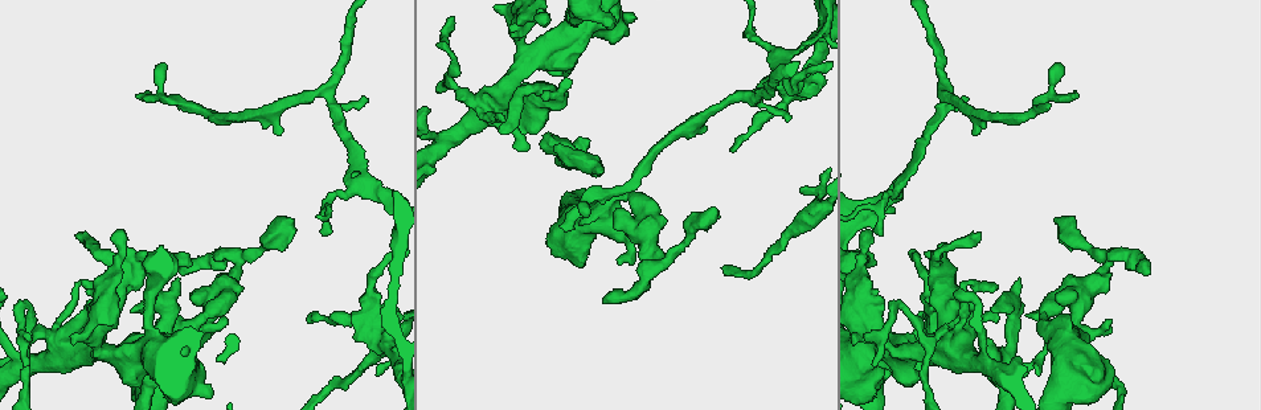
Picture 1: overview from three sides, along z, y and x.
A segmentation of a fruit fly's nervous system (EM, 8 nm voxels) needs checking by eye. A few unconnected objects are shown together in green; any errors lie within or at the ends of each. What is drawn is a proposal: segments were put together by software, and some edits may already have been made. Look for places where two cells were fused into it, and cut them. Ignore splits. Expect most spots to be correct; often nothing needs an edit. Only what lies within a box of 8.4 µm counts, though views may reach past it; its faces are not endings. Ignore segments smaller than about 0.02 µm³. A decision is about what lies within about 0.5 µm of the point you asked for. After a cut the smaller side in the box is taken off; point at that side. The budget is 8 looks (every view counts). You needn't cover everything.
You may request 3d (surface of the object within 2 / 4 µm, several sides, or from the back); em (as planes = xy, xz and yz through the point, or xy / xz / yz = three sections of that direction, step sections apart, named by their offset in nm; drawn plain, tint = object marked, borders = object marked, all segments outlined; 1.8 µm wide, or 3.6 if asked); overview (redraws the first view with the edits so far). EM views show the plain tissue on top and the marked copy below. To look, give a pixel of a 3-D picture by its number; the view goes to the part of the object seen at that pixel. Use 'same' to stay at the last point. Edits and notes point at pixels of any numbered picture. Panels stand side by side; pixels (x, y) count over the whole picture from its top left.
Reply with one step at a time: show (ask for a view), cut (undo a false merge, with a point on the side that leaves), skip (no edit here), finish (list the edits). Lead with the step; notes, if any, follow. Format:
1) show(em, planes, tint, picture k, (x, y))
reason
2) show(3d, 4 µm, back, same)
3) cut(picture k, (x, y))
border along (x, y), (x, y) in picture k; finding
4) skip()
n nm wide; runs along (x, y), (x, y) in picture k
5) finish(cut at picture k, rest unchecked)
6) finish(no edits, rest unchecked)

show(3d, 4 µm, picture 1, (869, 323))
two arms in line, one across

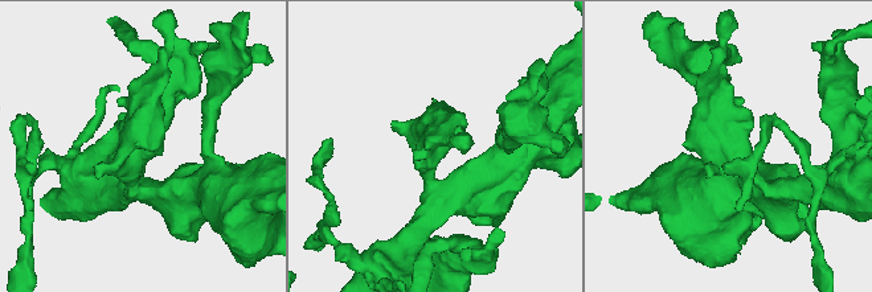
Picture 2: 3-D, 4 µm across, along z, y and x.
show(em, planes, borders, picture 2, (734, 149))
need the tissue

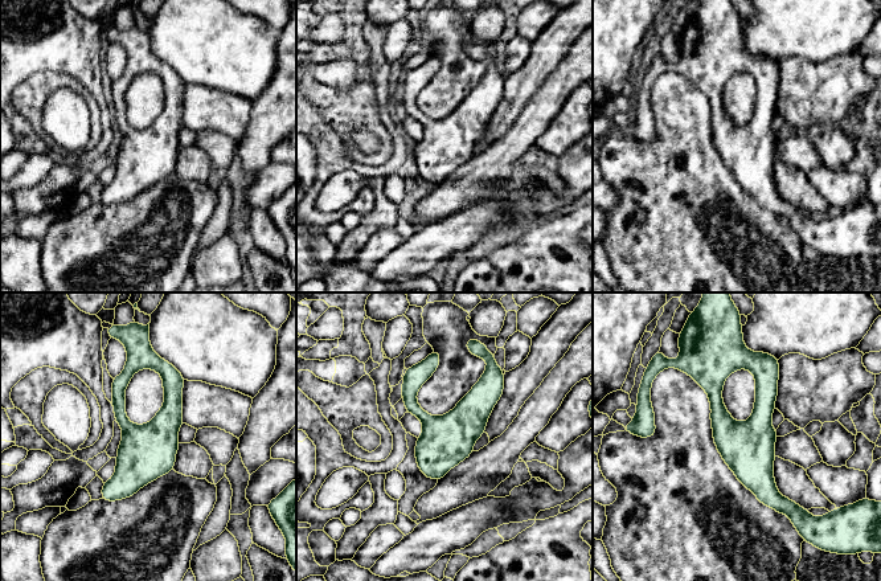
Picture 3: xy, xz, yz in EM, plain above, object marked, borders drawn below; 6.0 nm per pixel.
skip()
continuous, no second cell

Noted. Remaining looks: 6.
show(3d, 2 µm, picture 1, (941, 90))
sharp bend

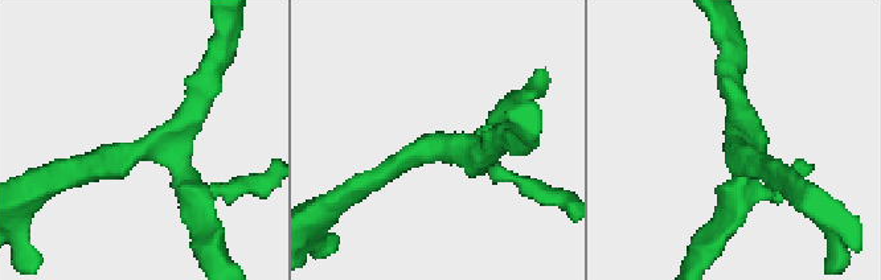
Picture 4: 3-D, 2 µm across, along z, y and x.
show(em, xz, step 16, tint, picture 4, (750, 150))

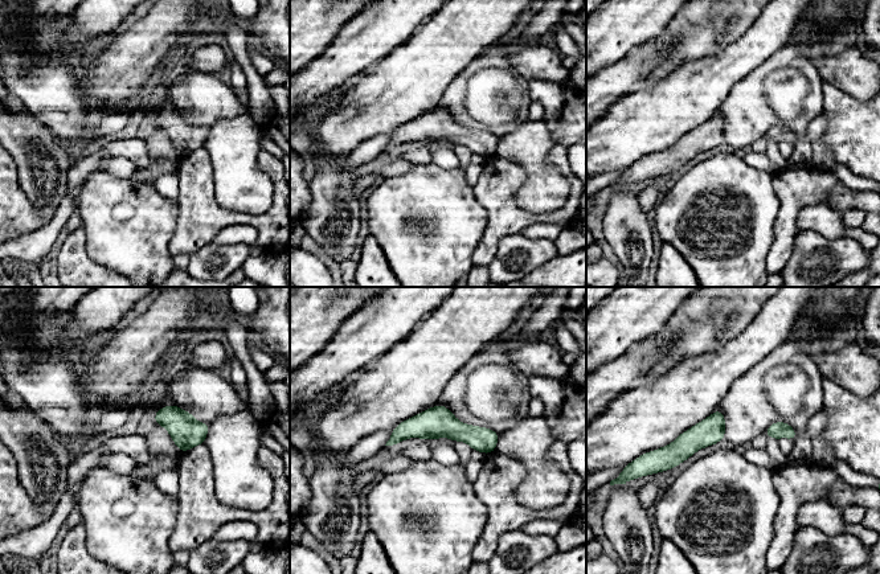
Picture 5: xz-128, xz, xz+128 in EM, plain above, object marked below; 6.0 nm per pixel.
show(em, xy, step 4, tint, same)
another direction

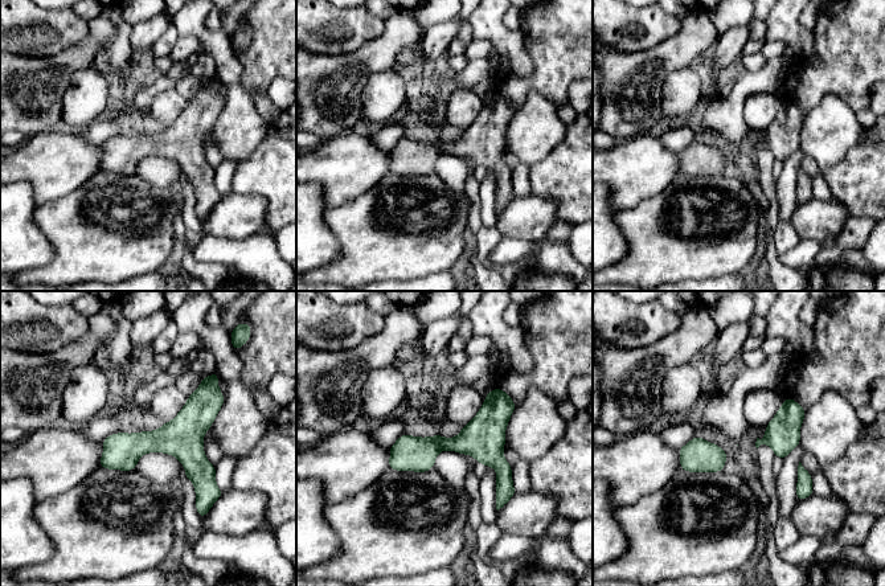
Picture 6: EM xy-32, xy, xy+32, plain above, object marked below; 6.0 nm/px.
skip()
80 nm wide; runs along (208, 388), (167, 439), (102, 464) in picture 6; one cell here

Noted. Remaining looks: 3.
show(3d, 4 µm, picture 1, (1106, 264))
three-way junction

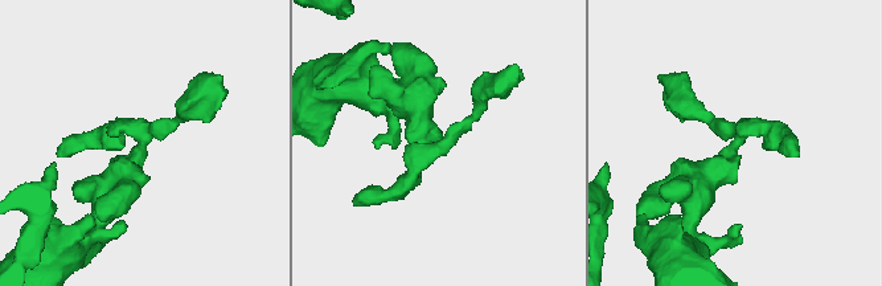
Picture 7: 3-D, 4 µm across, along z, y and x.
show(em, xy, step 4, tint, picture 7, (740, 143))

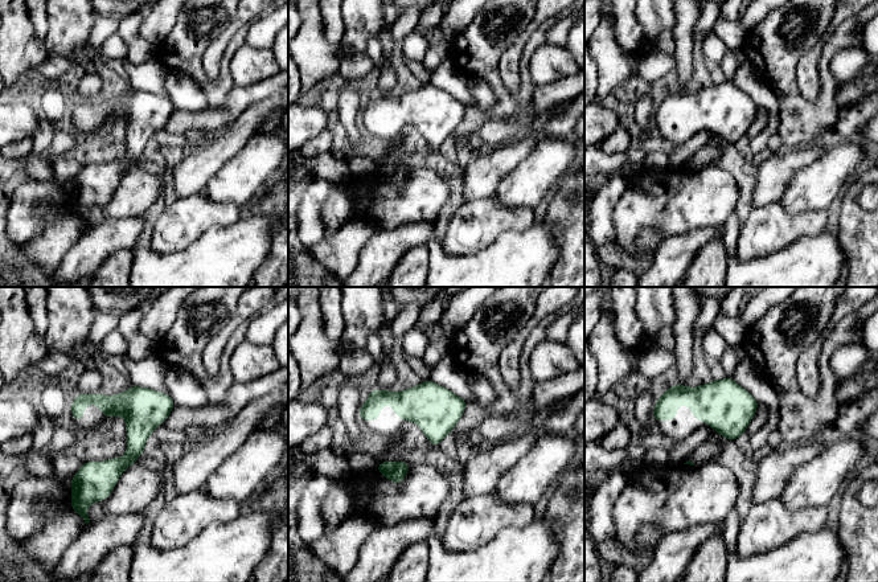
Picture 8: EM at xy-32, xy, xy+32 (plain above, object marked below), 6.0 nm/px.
show(em, planes, tint, same)
cut it another way

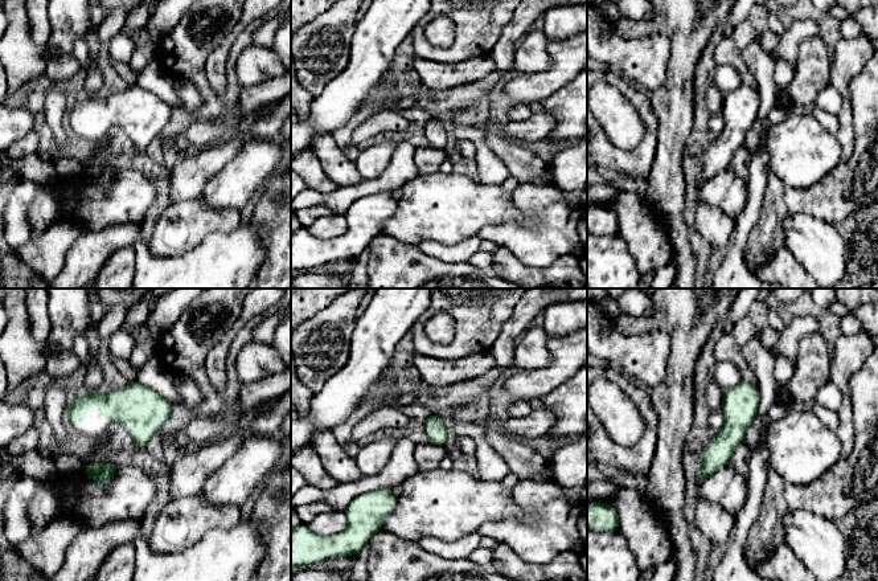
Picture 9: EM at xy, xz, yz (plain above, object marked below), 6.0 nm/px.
skip()
runs along (755, 389), (700, 478) in picture 9; all the same cell

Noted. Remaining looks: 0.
finish(no edits, rest unchecked)

